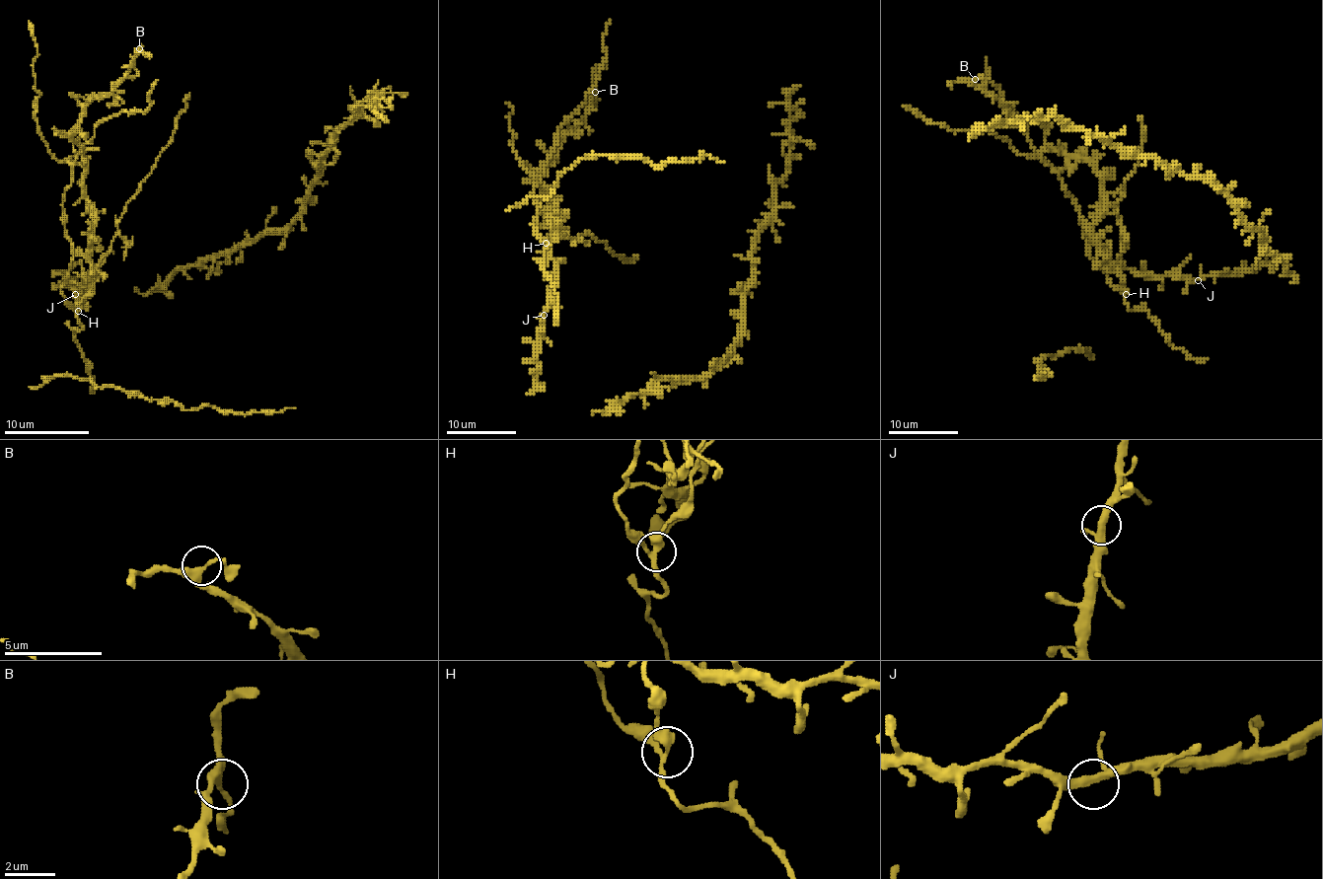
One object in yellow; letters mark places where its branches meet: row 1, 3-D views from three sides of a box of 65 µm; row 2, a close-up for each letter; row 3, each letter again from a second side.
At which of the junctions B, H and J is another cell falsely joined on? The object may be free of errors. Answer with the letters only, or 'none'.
H

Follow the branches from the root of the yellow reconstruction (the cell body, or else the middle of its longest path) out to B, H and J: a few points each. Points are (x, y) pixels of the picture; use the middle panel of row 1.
B: (545, 392), (537, 383), (537, 358), (553, 270), (557, 209), (551, 222), (542, 170), (586, 114), (595, 92)
H: (545, 392), (537, 383), (537, 358), (540, 328), (553, 270), (551, 244), (553, 237), (557, 237), (545, 243)
J: (545, 392), (537, 383), (537, 358), (544, 315)

